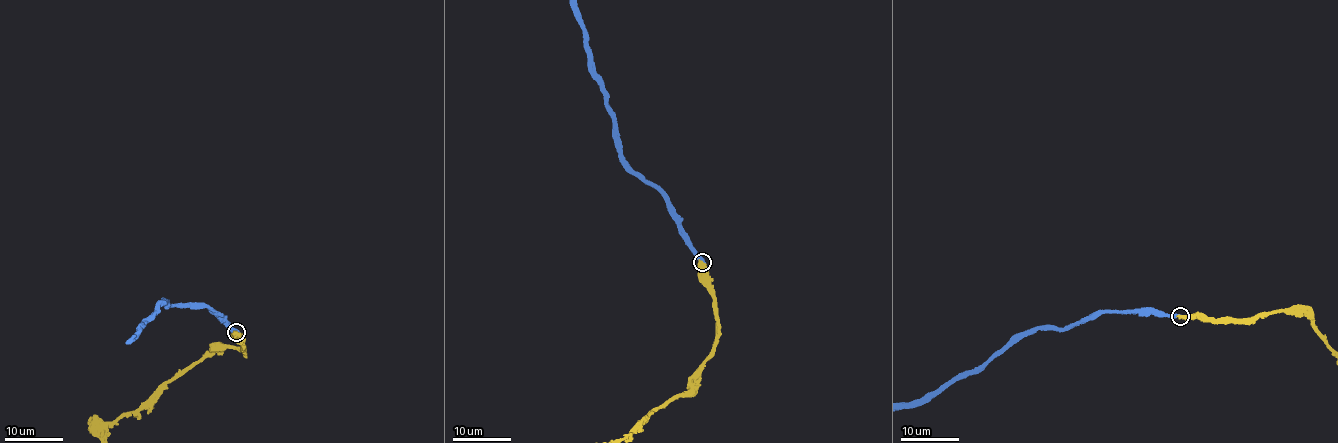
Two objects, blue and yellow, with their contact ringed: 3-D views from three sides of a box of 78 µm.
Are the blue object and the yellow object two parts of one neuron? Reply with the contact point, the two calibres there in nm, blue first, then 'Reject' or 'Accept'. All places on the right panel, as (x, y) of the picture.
Place: (1180, 316). Thickness 360 nm (blue) against 550 nm. Accept

